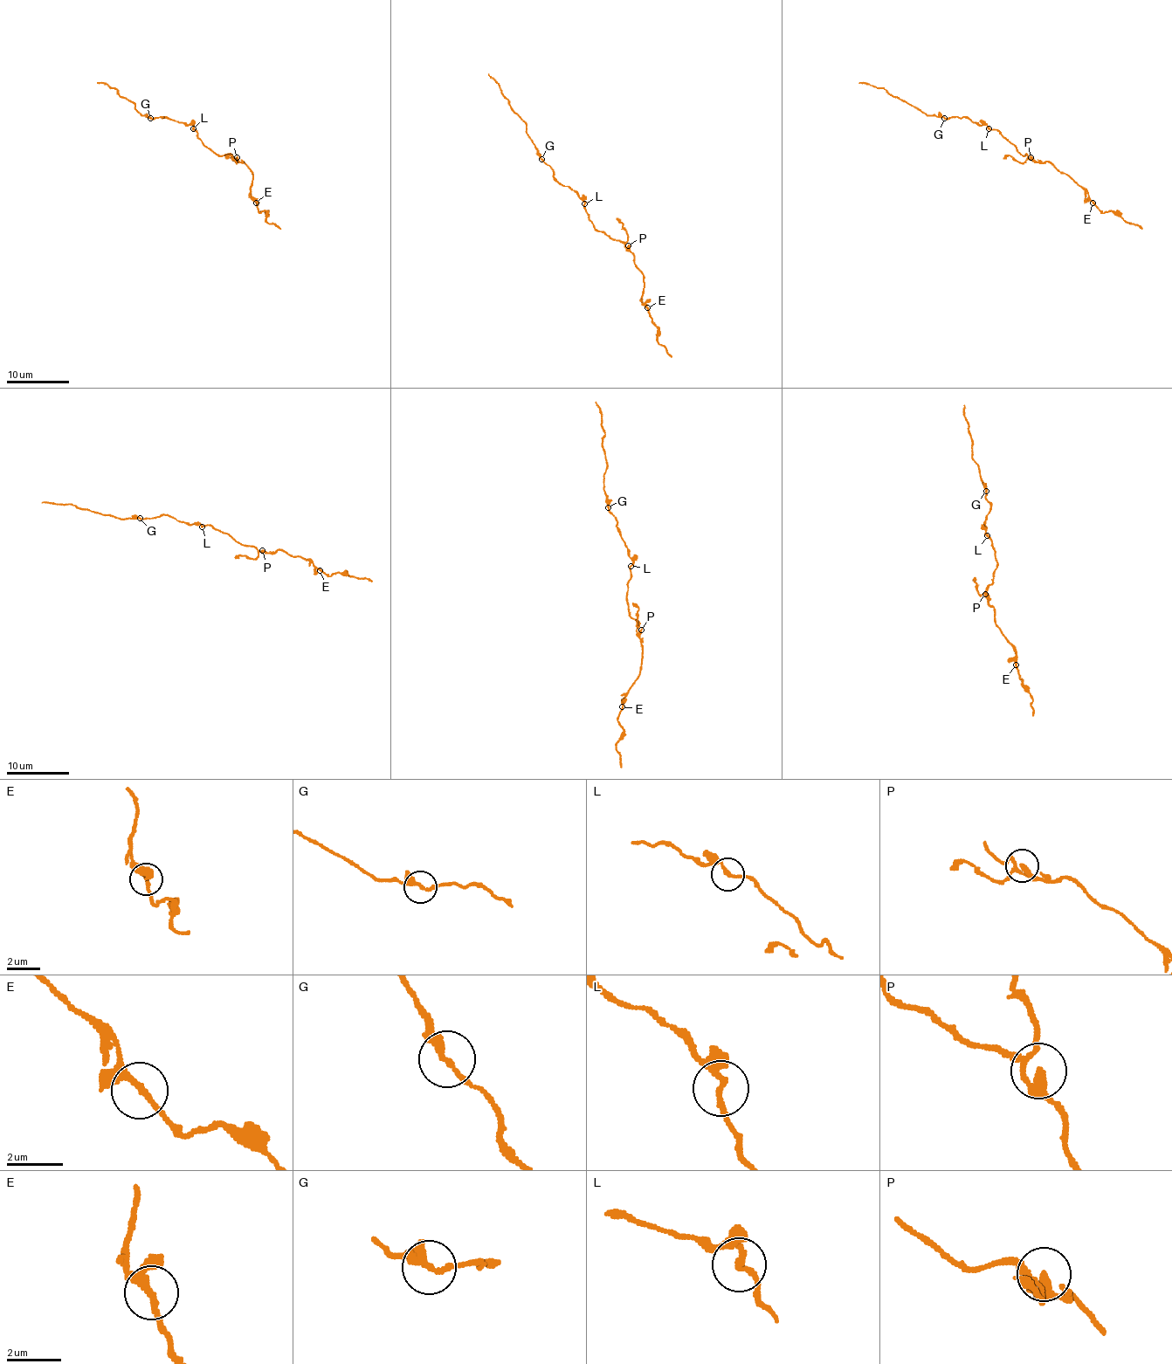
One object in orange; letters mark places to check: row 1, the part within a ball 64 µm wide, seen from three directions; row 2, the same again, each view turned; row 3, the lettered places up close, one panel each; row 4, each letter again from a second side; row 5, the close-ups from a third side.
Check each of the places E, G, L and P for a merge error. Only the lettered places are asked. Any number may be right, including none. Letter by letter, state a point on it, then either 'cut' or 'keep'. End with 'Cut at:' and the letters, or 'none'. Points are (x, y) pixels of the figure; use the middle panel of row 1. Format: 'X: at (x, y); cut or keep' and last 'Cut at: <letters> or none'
E: at (647, 307); keep
G: at (541, 159); keep
L: at (584, 203); keep
P: at (628, 245); keep
Cut at: none

